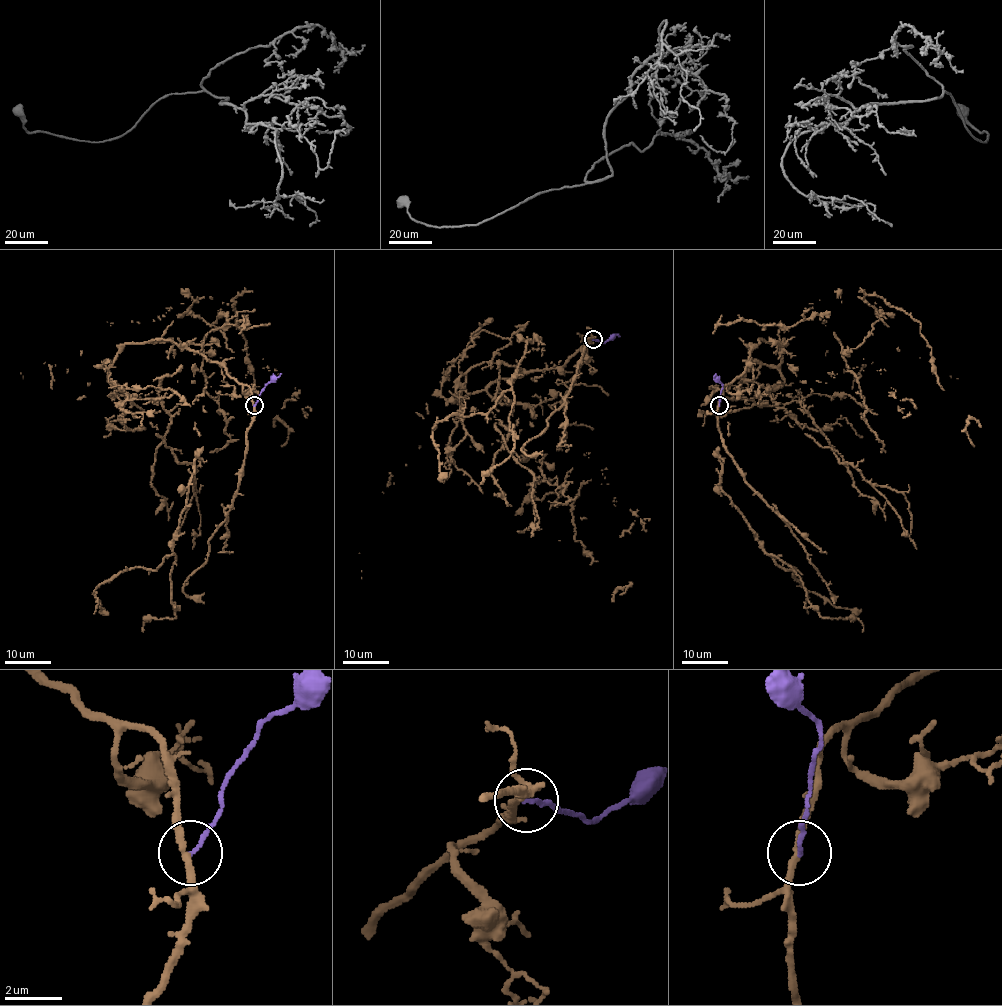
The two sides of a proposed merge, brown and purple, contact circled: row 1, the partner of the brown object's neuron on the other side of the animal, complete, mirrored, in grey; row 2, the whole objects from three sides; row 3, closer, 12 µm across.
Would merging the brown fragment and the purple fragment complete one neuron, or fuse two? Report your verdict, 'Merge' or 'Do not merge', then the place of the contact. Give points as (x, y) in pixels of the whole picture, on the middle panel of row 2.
Do not merge. Place: (593, 339)

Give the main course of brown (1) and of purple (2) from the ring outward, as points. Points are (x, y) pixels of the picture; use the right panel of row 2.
1: (718, 405), (758, 339), (826, 315), (846, 353), (884, 301), (920, 323), (974, 446)
2: (719, 405), (723, 385), (715, 377), (716, 374)

